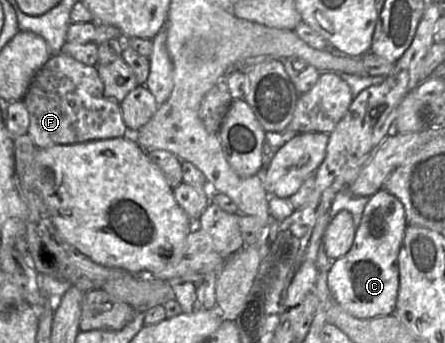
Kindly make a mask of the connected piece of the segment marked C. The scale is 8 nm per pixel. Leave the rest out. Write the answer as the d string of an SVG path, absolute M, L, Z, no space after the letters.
M384 189L368 200L349 252L330 269L327 284L332 298L349 314L366 319L391 315L399 290L398 256L408 223L401 201Z

